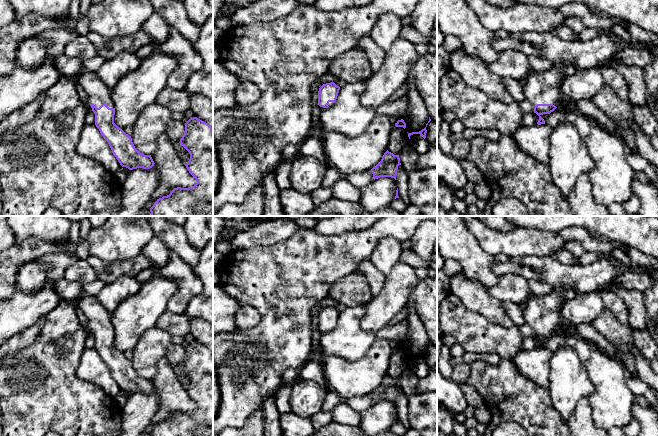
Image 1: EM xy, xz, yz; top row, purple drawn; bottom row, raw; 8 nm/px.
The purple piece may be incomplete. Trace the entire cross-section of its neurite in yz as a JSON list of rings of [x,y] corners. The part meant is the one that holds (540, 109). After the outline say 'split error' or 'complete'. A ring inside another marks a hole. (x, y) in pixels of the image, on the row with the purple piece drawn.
[[[555,61],[550,69],[533,71],[525,80],[523,92],[525,98],[534,105],[534,113],[539,116],[538,125],[545,124],[541,117],[543,114],[550,114],[559,107],[562,79],[566,74],[565,68],[570,65],[569,62]]] | split error

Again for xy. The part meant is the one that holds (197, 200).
[[[190,118],[185,123],[185,132],[180,139],[180,145],[190,154],[187,164],[184,164],[189,173],[197,180],[197,183],[189,188],[174,188],[169,195],[157,199],[150,208],[151,216],[213,216],[213,129],[212,127],[198,119]]] | complete

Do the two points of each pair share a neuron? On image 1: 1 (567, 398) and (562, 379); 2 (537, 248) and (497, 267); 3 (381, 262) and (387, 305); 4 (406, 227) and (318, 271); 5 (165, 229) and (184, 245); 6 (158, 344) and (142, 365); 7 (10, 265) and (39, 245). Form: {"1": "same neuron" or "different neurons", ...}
{"1": "same neuron", "2": "different neurons", "3": "different neurons", "4": "same neuron", "5": "same neuron", "6": "same neuron", "7": "same neuron"}

